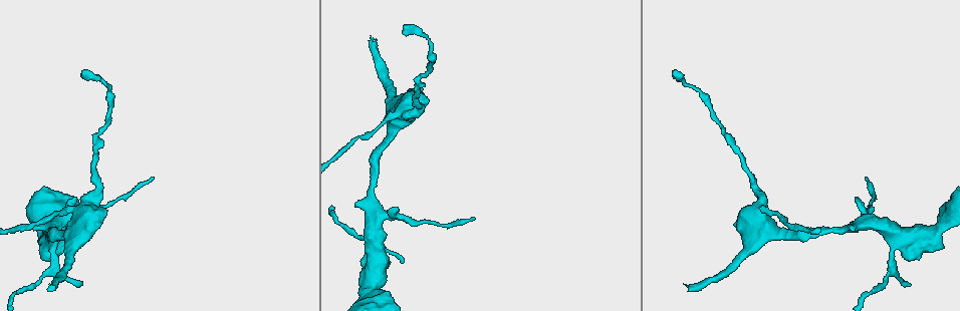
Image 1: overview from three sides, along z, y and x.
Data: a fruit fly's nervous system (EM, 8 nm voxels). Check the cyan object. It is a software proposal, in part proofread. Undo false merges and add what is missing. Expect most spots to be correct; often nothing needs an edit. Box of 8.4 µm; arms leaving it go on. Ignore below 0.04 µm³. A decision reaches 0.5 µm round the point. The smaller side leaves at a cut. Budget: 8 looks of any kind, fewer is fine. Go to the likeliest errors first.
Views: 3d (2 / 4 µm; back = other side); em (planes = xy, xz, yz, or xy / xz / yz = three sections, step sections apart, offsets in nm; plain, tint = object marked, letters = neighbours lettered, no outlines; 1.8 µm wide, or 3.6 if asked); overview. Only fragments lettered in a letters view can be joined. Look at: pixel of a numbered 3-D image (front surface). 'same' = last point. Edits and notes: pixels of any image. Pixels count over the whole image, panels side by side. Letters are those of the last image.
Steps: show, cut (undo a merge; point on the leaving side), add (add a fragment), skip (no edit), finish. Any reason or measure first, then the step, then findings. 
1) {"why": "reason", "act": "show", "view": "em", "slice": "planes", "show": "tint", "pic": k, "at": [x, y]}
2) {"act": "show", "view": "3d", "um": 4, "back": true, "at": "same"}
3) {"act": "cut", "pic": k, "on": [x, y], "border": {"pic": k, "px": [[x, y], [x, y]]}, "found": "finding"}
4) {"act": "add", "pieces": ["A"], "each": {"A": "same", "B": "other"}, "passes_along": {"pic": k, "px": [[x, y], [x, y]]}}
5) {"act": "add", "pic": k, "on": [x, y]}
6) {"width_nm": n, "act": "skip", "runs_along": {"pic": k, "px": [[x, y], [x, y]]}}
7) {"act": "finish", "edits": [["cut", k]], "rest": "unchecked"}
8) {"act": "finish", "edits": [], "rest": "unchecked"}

{"why": "free end", "act": "show", "view": "3d", "um": 2, "pic": 1, "at": [688, 289]}

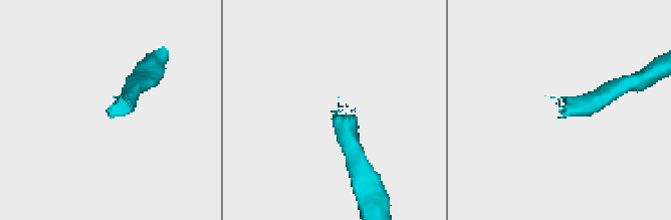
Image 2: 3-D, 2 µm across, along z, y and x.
{"act": "show", "view": "em", "slice": "xy", "step": 8, "show": "letters", "pic": 2, "at": [109, 109]}

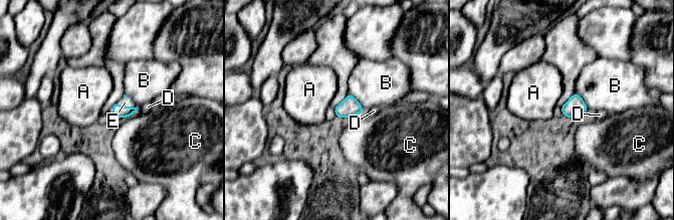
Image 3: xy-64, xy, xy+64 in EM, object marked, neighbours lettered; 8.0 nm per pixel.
{"act": "add", "pieces": ["E"], "each": {"A": "other", "B": "other", "C": "other", "D": "other", "E": "same"}, "passes_along": {"pic": 3, "px": [[119, 112], [127, 106], [125, 101]]}, "found": "it goes on there"}

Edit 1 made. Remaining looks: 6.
{"why": "an open end", "act": "show", "view": "em", "slice": "xz", "step": 16, "show": "letters", "pic": 1, "at": [673, 70]}

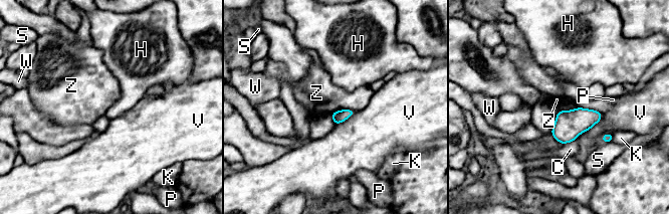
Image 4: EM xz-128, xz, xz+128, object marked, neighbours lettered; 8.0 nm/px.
{"act": "skip", "each": {"C": "other", "H": "other", "K": "other", "P": "other", "S": "other", "V": "other", "W": "other", "Z": "other"}, "found": "none of them fits"}

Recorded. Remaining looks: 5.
{"why": "small branch off a trunk", "act": "show", "view": "em", "slice": "planes", "show": "letters", "pic": 1, "at": [396, 115]}

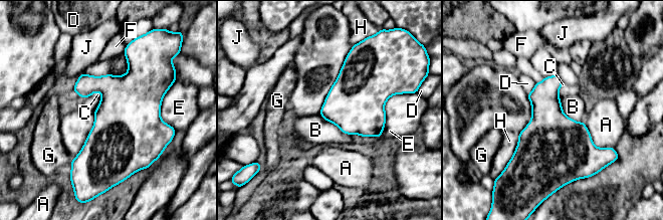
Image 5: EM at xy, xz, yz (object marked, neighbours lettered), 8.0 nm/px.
{"width_nm": 360, "act": "skip", "each": {"A": "other", "B": "other", "C": "other", "D": "other", "E": "other", "F": "other", "G": "other", "H": "other", "J": "other"}, "border": {"pic": 5, "px": [[319, 114], [347, 134], [378, 138]]}, "found": "continuous, no second neuron"}

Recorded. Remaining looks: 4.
{"act": "finish", "edits": [["add", 3]], "rest": "unchecked"}

